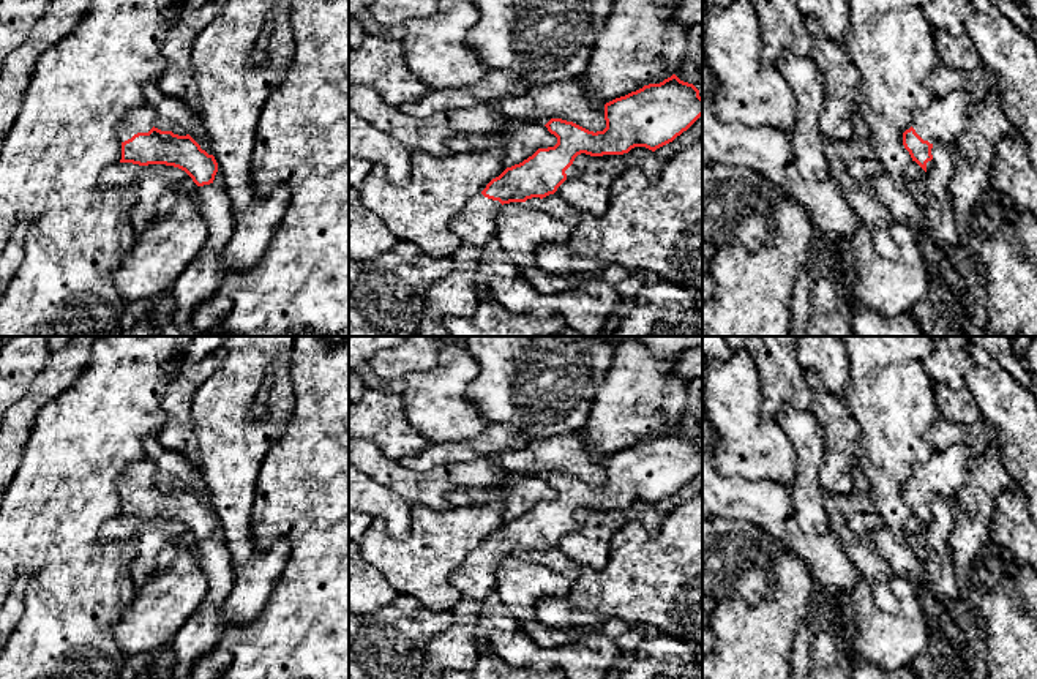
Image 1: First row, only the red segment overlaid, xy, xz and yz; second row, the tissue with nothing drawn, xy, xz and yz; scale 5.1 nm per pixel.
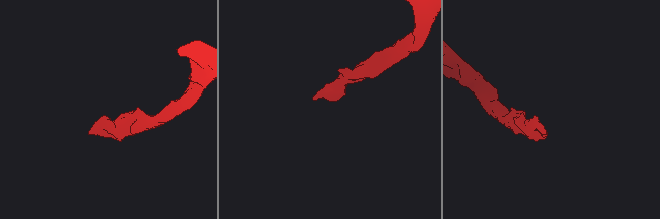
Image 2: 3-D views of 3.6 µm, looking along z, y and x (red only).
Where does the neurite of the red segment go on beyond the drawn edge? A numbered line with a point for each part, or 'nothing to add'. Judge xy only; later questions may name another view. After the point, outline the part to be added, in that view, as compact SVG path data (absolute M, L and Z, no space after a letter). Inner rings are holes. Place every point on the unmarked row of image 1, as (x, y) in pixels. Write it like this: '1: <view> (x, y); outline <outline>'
1: xy (141, 474); outline M148 458L131 464L120 478L120 496L131 493L137 486L148 486L153 482L155 469Z

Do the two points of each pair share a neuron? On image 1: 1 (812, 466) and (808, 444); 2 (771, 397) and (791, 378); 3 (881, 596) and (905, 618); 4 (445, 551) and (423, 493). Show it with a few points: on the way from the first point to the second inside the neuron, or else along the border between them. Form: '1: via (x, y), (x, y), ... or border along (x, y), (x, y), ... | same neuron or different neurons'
1: via (810, 461), (810, 449) | same neuron
2: via (775, 392), (786, 381) | same neuron
3: border along (892, 575), (889, 589), (897, 608), (886, 613) | different neurons
4: border along (414, 504), (449, 509) | different neurons

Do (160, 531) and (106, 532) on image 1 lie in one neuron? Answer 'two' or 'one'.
one

